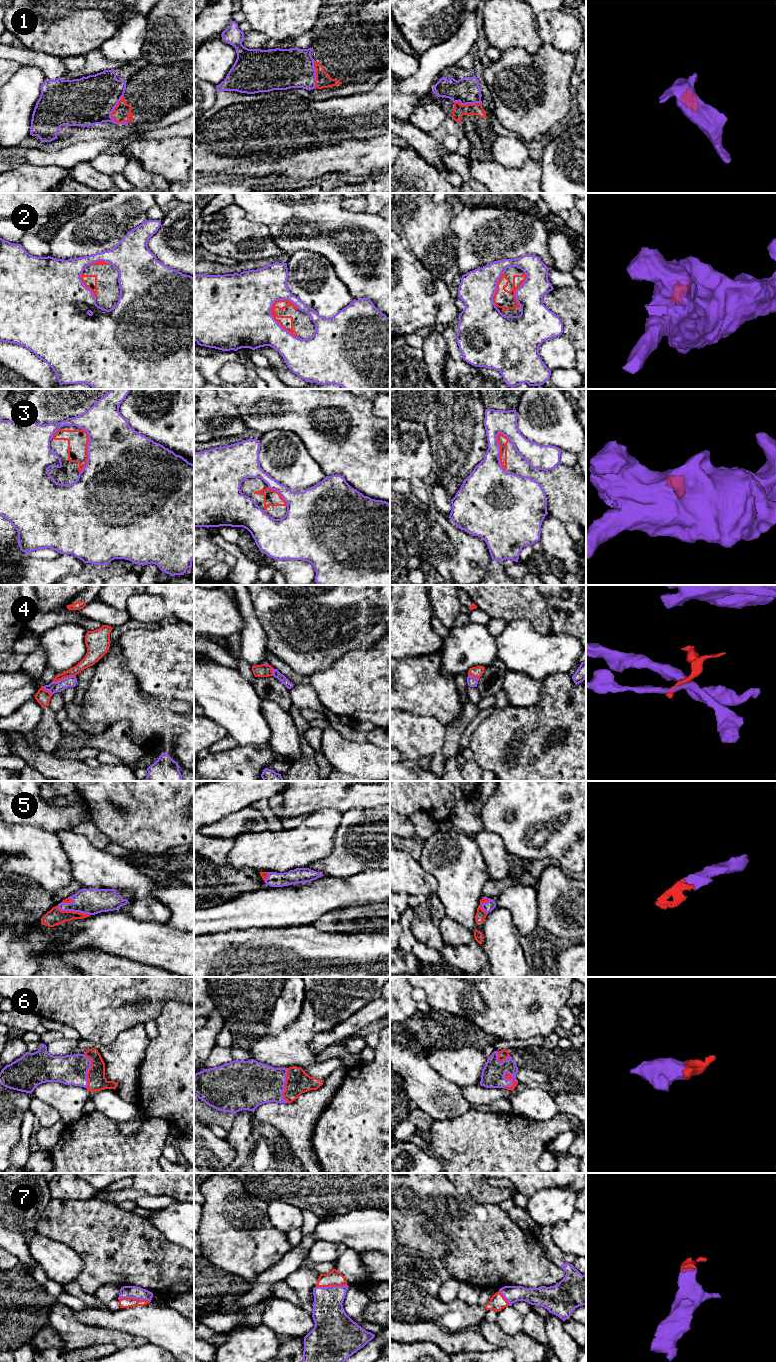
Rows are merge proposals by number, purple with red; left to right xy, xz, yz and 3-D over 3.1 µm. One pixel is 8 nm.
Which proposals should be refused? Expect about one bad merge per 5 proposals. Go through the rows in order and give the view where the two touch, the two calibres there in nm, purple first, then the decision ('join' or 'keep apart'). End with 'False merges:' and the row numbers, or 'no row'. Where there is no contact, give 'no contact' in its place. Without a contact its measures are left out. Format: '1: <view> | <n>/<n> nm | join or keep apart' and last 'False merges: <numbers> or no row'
1: xy | 380/140 nm | join
2: xz | 440/100 nm | keep apart
3: yz | 300/80 nm | keep apart
4: xy | 90/100 nm | keep apart
5: xy | 220/140 nm | join
6: yz | 190/50 nm | join
7: xy | 100/80 nm | join
False merges: 2, 3, 4

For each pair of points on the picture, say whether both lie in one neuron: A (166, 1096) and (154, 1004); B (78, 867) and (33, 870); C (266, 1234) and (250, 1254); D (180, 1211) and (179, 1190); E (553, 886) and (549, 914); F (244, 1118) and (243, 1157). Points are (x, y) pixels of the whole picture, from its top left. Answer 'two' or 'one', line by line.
A: two
B: two
C: one
D: two
E: one
F: one

